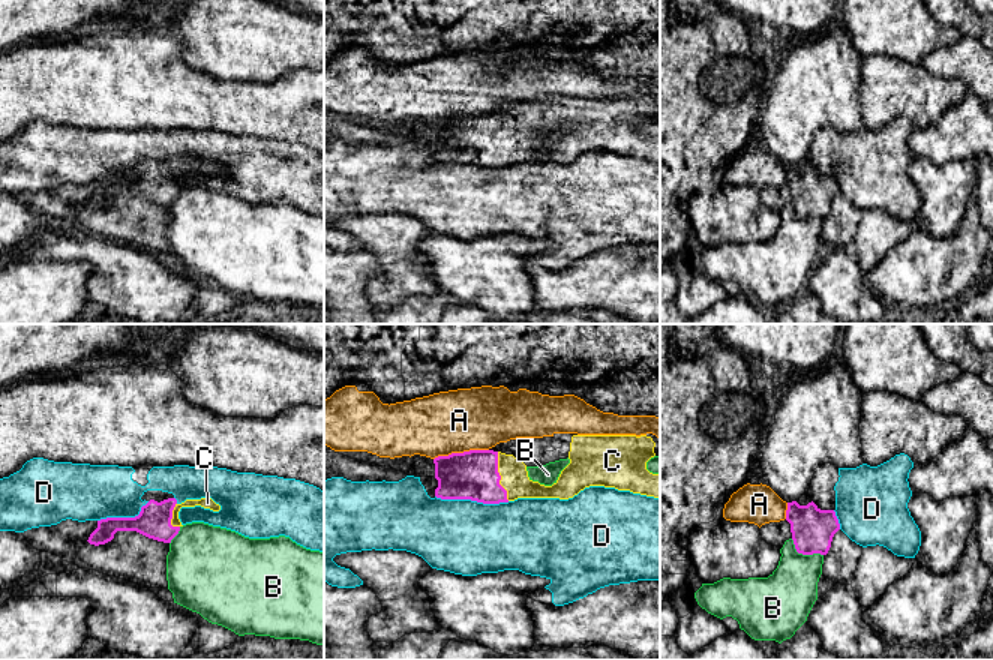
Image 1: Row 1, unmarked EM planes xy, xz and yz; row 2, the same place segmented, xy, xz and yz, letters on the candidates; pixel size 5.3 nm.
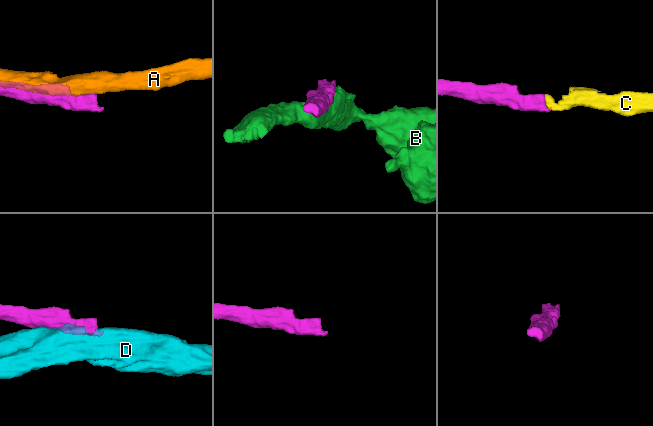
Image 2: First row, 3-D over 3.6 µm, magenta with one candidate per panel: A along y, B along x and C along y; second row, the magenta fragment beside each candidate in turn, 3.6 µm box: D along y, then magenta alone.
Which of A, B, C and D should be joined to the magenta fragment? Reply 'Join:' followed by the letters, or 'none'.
Join: C

